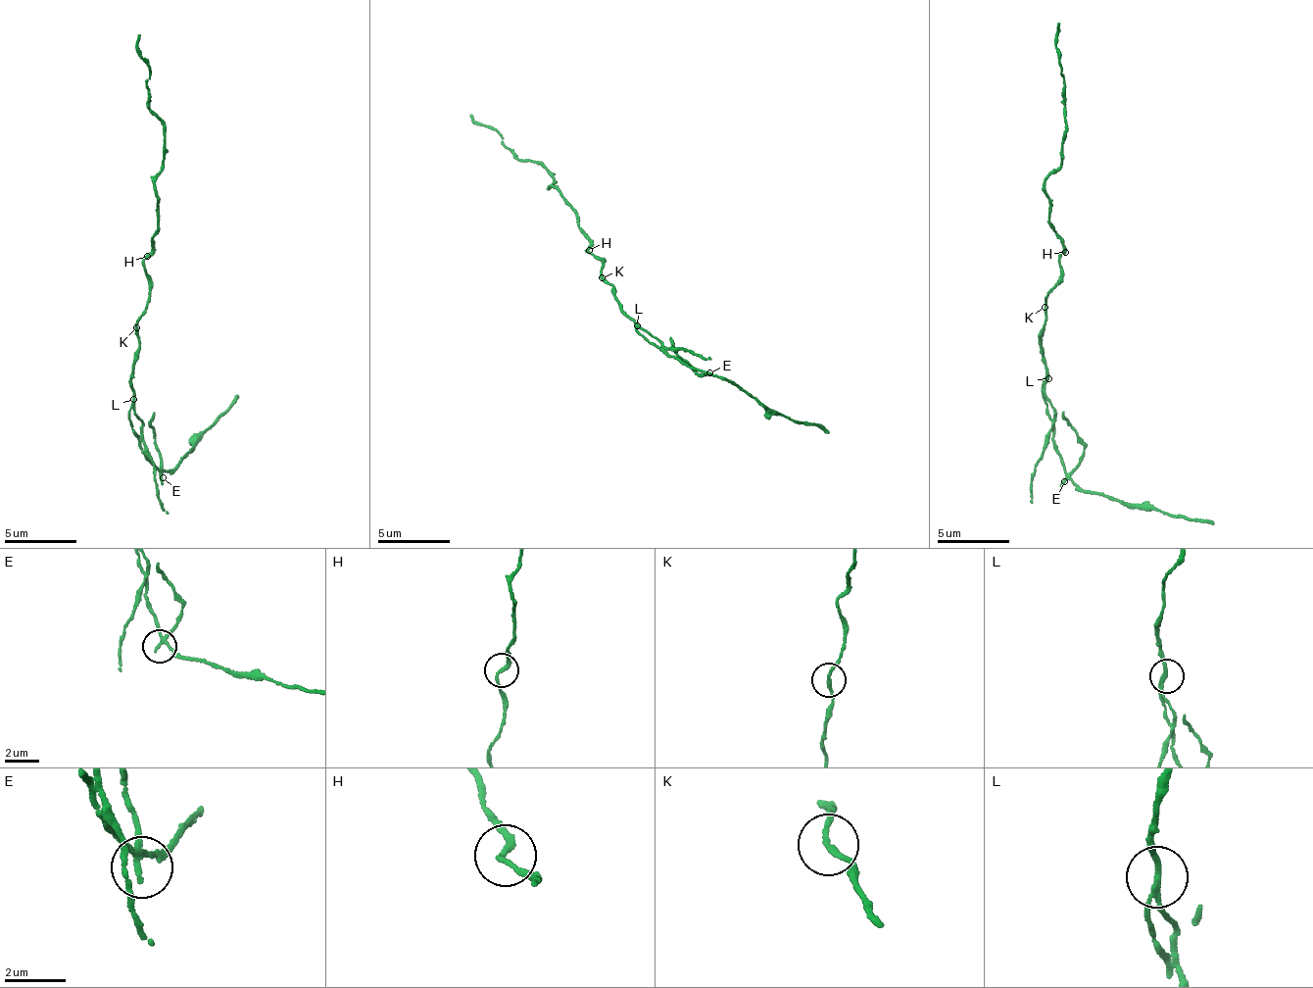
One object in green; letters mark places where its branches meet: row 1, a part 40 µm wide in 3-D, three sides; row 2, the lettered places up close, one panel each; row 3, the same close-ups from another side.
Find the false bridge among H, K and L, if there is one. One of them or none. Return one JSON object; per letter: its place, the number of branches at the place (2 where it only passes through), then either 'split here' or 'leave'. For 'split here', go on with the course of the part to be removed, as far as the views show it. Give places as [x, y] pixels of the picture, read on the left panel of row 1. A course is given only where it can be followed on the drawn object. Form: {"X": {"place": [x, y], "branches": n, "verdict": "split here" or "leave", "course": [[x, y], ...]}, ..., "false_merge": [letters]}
{"H": {"place": [147, 256], "branches": 2, "verdict": "leave"}, "K": {"place": [136, 327], "branches": 2, "verdict": "leave"}, "L": {"place": [133, 399], "branches": 3, "verdict": "split here", "course": [[134, 398], [129, 411], [131, 432], [146, 460], [162, 469], [176, 468], [211, 425], [239, 398]]}, "false_merge": ["L"]}

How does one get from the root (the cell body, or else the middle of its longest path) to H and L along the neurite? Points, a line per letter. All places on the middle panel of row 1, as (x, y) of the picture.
H: (606, 276), (600, 270), (603, 260), (589, 250)
L: (606, 276), (615, 289), (614, 298), (637, 324)

